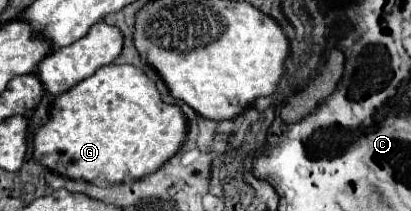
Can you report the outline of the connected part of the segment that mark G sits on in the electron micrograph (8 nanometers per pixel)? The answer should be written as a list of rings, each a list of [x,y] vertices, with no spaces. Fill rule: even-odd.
[[[103,65],[103,67],[99,67],[91,77],[87,77],[85,81],[81,81],[79,85],[75,85],[73,89],[69,89],[67,93],[59,95],[59,97],[53,101],[53,107],[51,107],[51,111],[49,111],[49,121],[47,121],[43,127],[39,127],[39,129],[35,131],[35,135],[33,135],[33,143],[35,143],[33,157],[35,157],[41,165],[45,165],[47,169],[51,169],[51,171],[55,171],[55,173],[59,173],[59,175],[63,175],[63,177],[67,175],[67,177],[71,177],[71,179],[85,179],[85,181],[95,181],[95,179],[103,177],[103,179],[109,181],[109,183],[131,183],[131,181],[137,181],[137,179],[141,179],[141,177],[145,177],[145,175],[155,173],[157,169],[161,169],[161,167],[183,147],[185,139],[187,139],[187,121],[185,121],[185,115],[183,115],[181,107],[179,107],[179,105],[169,105],[169,103],[165,103],[165,101],[161,99],[161,93],[159,93],[155,81],[151,81],[149,75],[147,75],[143,69],[139,69],[139,67],[135,67],[135,65]]]

